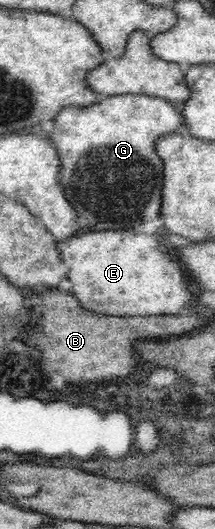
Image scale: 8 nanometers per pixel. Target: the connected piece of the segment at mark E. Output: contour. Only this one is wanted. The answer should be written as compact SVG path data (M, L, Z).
M89 232L61 244L63 262L69 266L73 296L83 308L107 316L177 314L189 300L185 276L175 258L163 250L155 236L125 232Z

